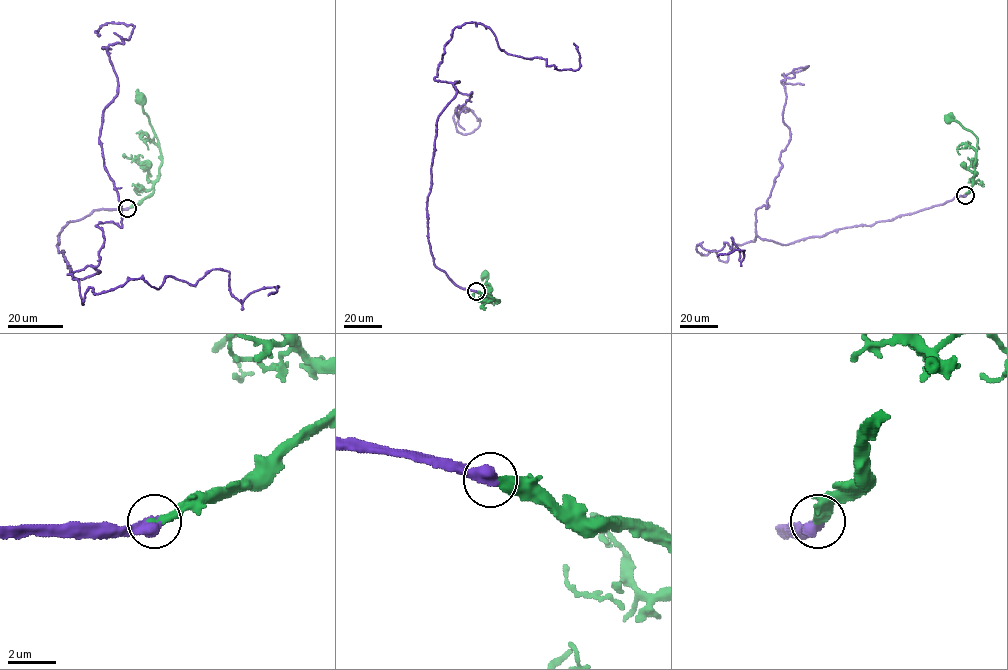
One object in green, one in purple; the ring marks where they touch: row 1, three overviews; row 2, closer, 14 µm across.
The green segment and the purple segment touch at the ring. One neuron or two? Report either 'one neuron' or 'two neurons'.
one neuron

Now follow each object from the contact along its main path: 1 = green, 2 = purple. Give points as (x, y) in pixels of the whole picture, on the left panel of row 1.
1: (127, 208), (153, 192), (161, 161), (159, 142), (144, 113), (143, 100), (139, 102), (140, 100)
2: (127, 208), (59, 233), (75, 278), (99, 272), (67, 275), (82, 303), (221, 268), (242, 303), (268, 295)

